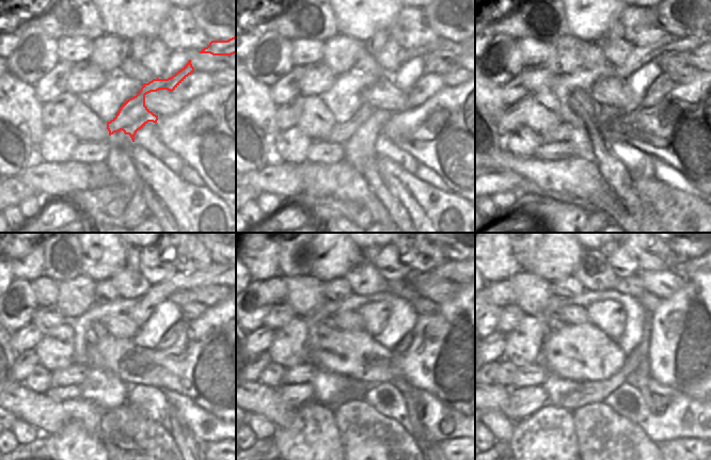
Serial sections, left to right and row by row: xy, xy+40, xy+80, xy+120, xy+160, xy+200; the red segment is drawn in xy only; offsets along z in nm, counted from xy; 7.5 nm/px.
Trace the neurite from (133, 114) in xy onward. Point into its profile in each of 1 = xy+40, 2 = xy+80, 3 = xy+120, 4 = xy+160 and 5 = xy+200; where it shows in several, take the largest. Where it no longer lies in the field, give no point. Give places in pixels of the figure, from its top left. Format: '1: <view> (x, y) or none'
1: xy+40 (369, 120)
2: xy+80 (562, 132)
3: xy+120 (75, 374)
4: xy+160 (303, 374)
5: xy+200 (535, 375)

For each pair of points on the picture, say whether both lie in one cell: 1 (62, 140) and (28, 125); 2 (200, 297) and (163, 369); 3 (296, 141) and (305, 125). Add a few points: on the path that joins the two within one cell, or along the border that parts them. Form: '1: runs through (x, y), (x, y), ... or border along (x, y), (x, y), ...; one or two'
1: border along (47, 128), (36, 146), (35, 155); two
2: border along (224, 298), (207, 307); two
3: border along (296, 126), (313, 141); two

